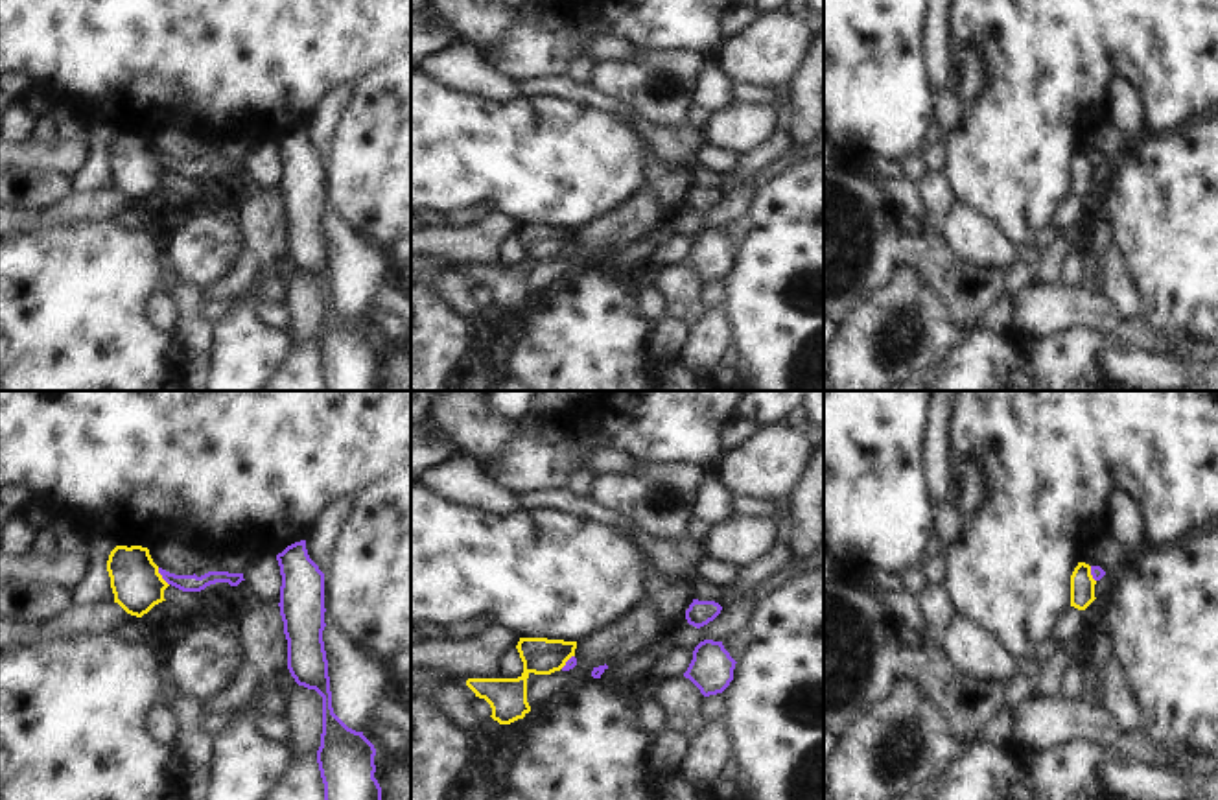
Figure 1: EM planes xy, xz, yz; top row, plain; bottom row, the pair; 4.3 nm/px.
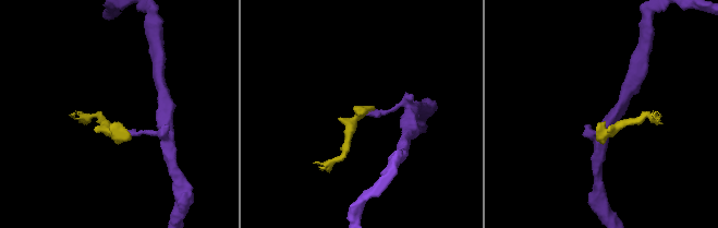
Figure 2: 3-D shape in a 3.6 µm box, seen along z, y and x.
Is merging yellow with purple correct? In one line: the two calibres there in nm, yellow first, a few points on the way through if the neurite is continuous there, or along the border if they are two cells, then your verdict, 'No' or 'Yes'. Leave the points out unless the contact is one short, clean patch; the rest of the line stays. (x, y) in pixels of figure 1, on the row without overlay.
Thickness 220 nm (yellow) against 80 nm. Boundary: xy (157, 155), (168, 172). No

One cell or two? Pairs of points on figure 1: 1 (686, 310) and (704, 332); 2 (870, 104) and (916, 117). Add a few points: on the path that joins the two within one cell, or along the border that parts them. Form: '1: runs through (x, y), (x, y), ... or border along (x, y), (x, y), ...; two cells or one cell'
1: border along (704, 312), (691, 327); two cells
2: runs through (881, 104), (905, 109); one cell

